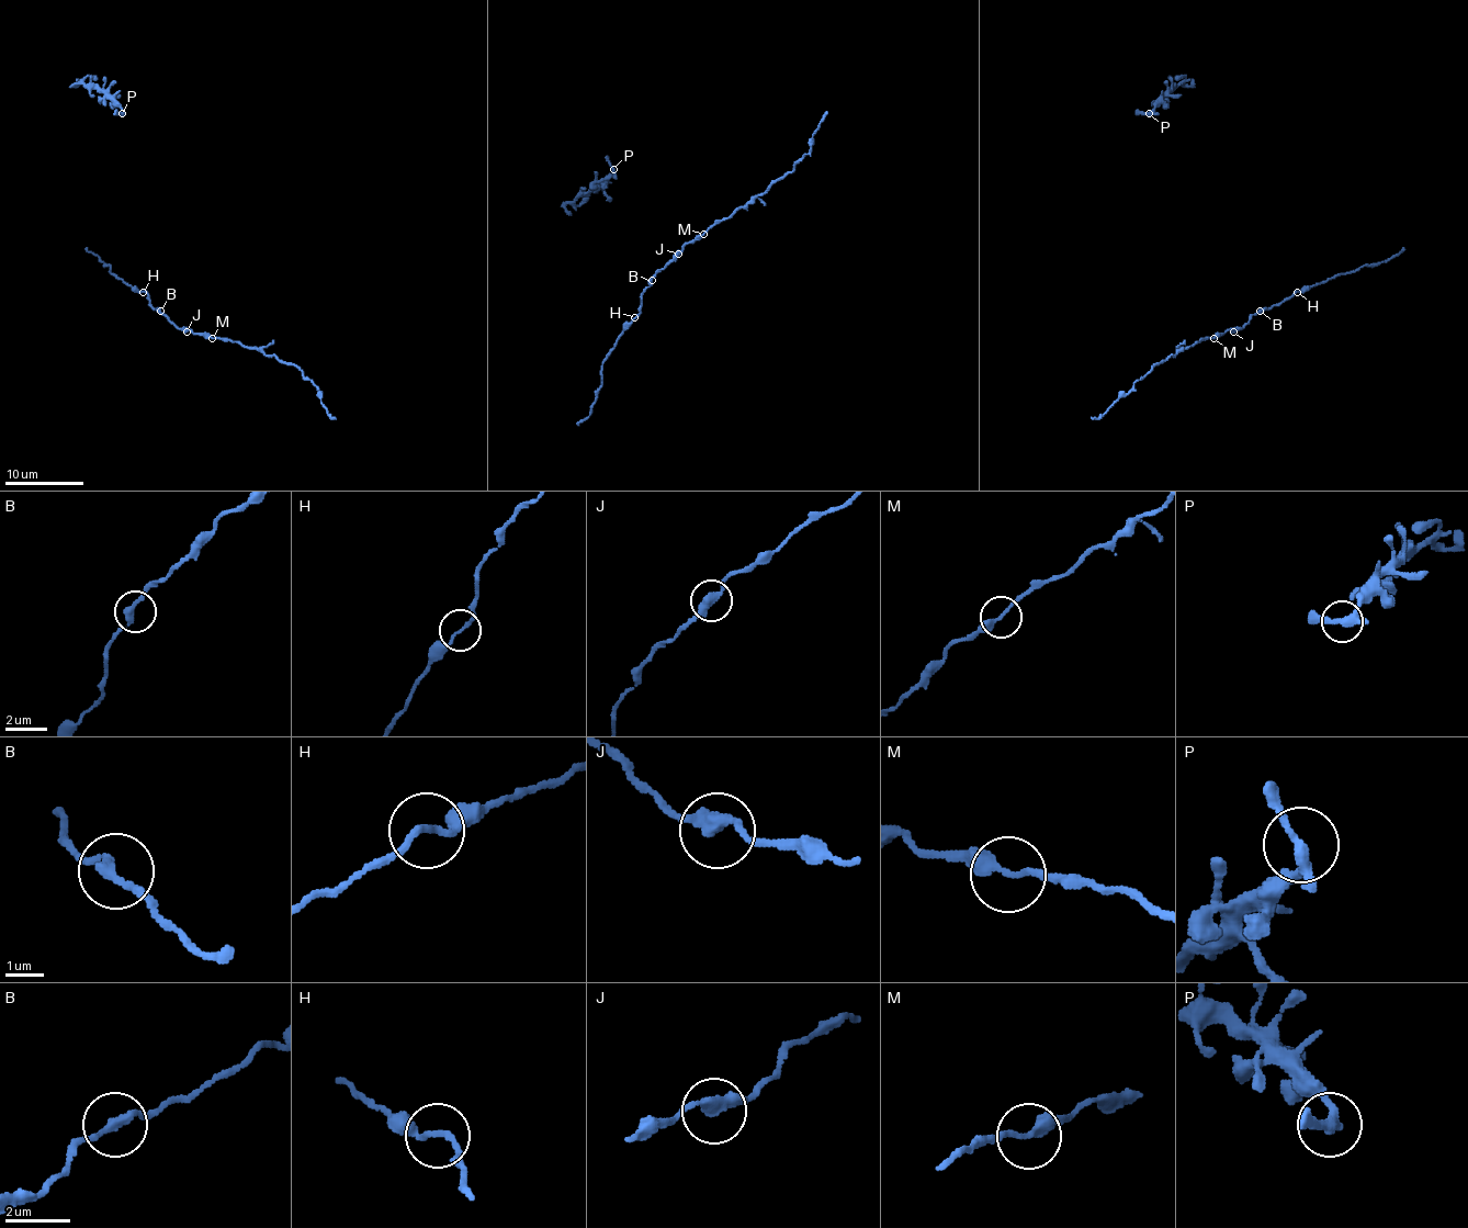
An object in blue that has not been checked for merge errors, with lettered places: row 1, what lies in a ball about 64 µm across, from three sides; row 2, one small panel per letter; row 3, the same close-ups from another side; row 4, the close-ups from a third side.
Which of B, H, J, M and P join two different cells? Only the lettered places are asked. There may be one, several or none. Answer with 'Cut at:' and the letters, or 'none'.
Cut at: M

